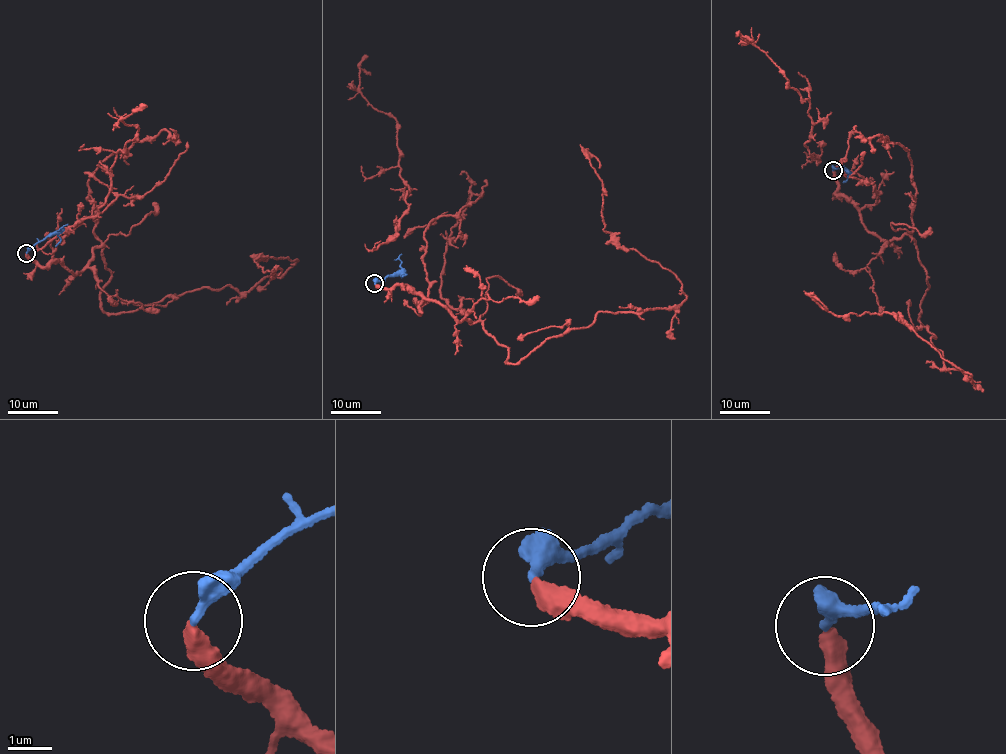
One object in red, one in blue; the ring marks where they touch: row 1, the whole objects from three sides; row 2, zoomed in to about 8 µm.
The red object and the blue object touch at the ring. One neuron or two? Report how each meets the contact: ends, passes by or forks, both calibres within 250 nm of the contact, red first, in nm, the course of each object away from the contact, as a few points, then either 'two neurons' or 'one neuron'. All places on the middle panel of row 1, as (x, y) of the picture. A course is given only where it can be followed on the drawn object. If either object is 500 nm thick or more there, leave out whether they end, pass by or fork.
red ends; blue ends; calibres 400 and 280 nm; course red (375, 283), (482, 323), (509, 364), (598, 312), (679, 306), (681, 281), (604, 231), (589, 158), (599, 168); course blue (375, 283), (399, 271), (401, 254); two neurons

